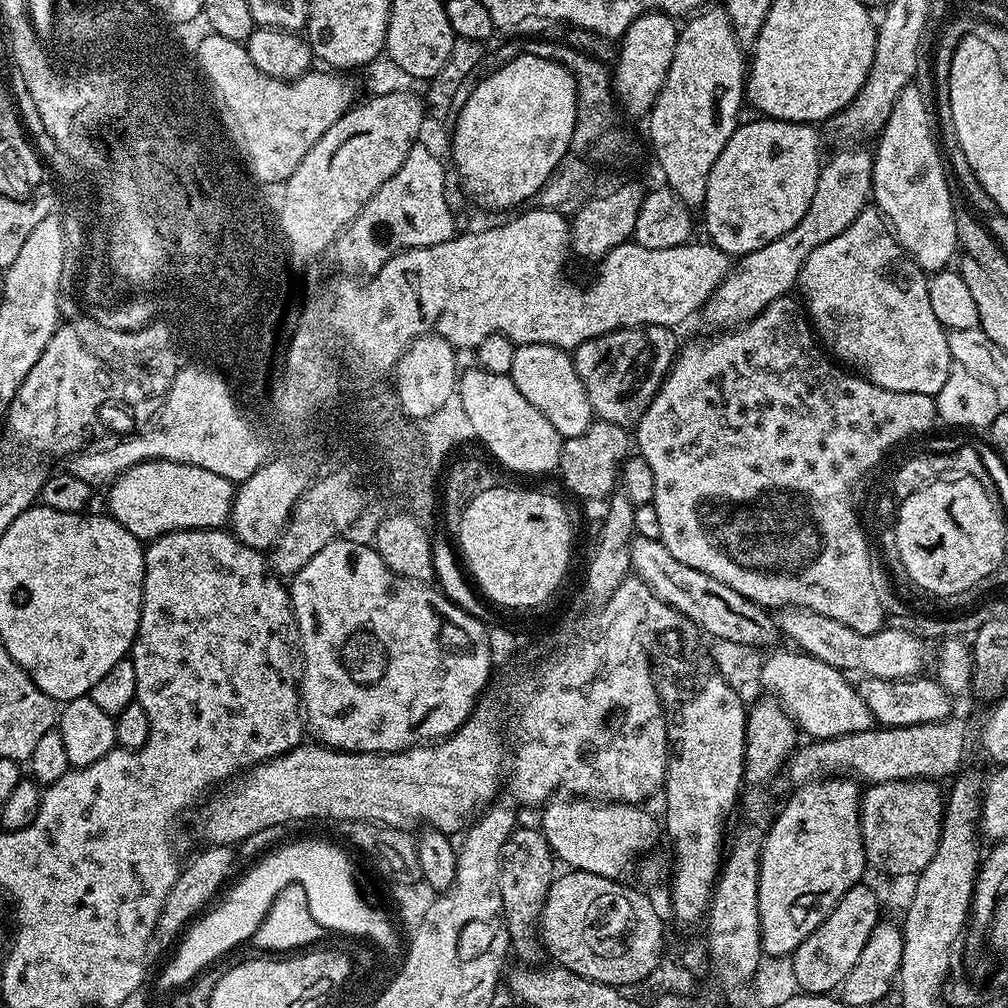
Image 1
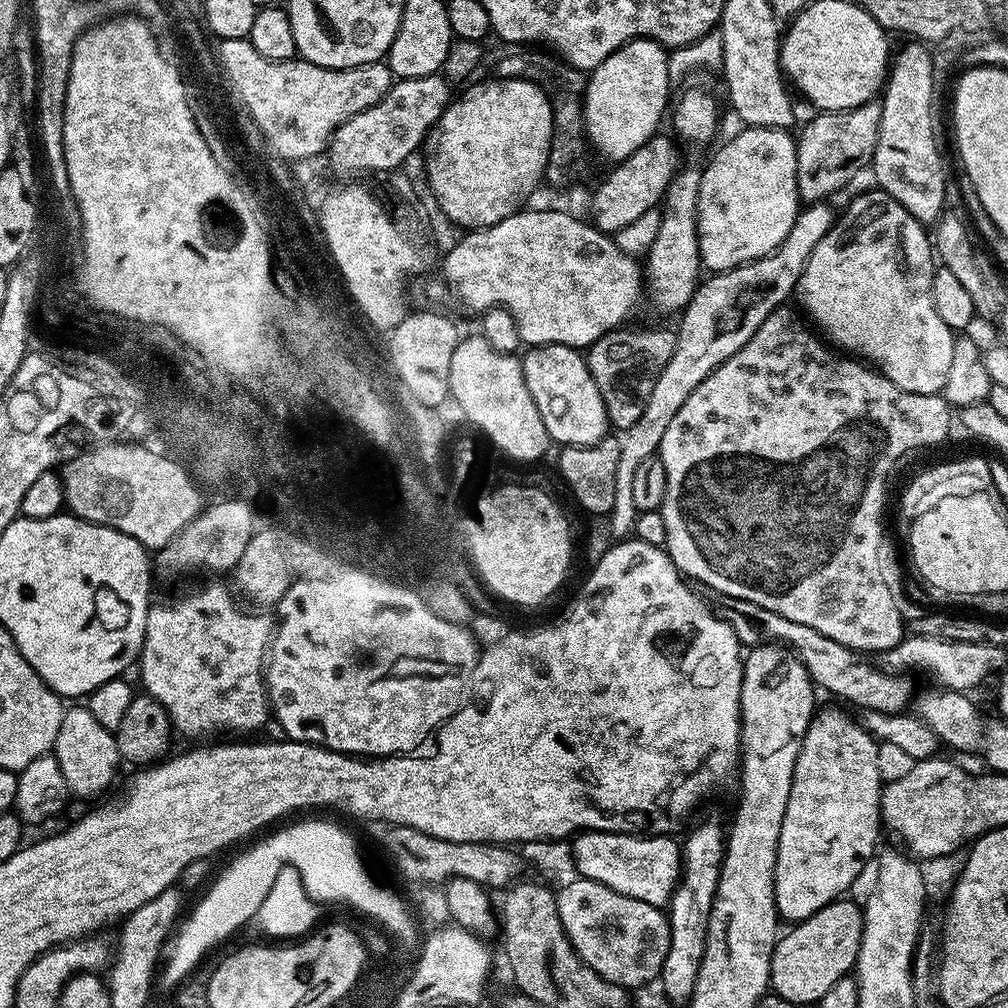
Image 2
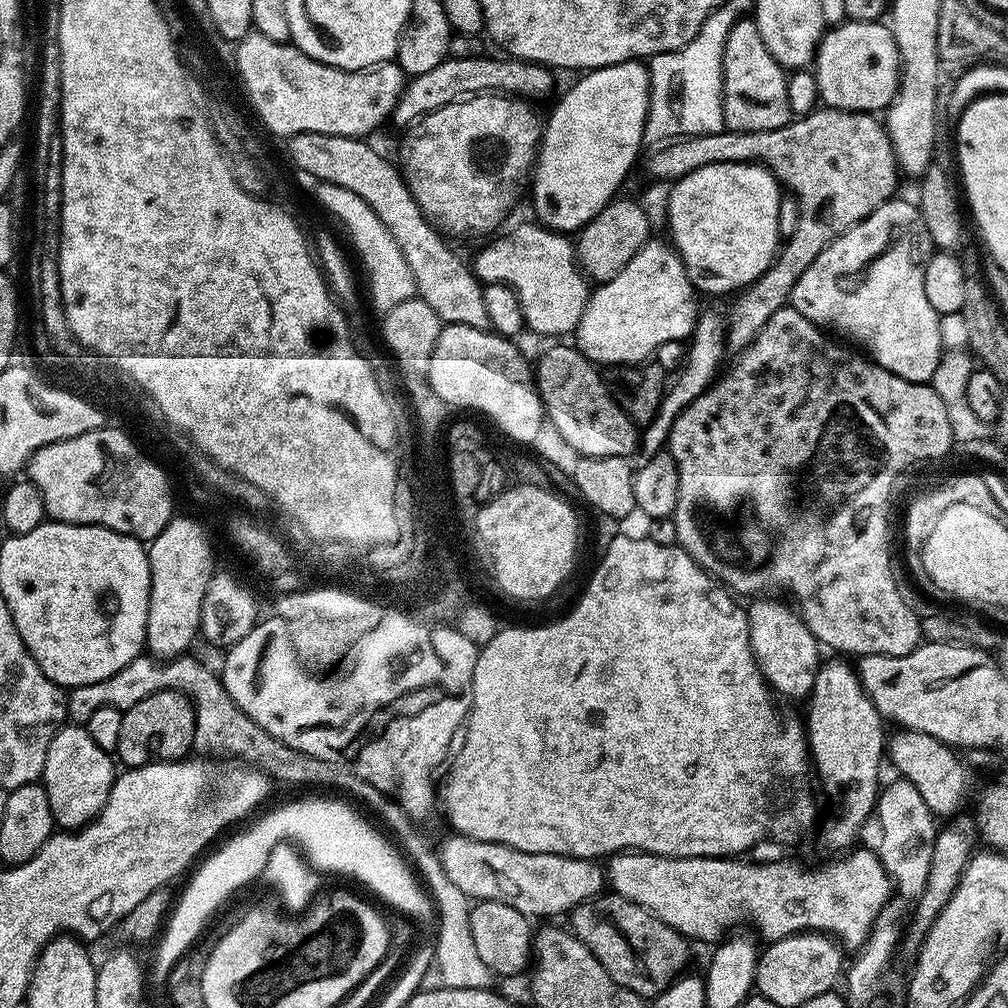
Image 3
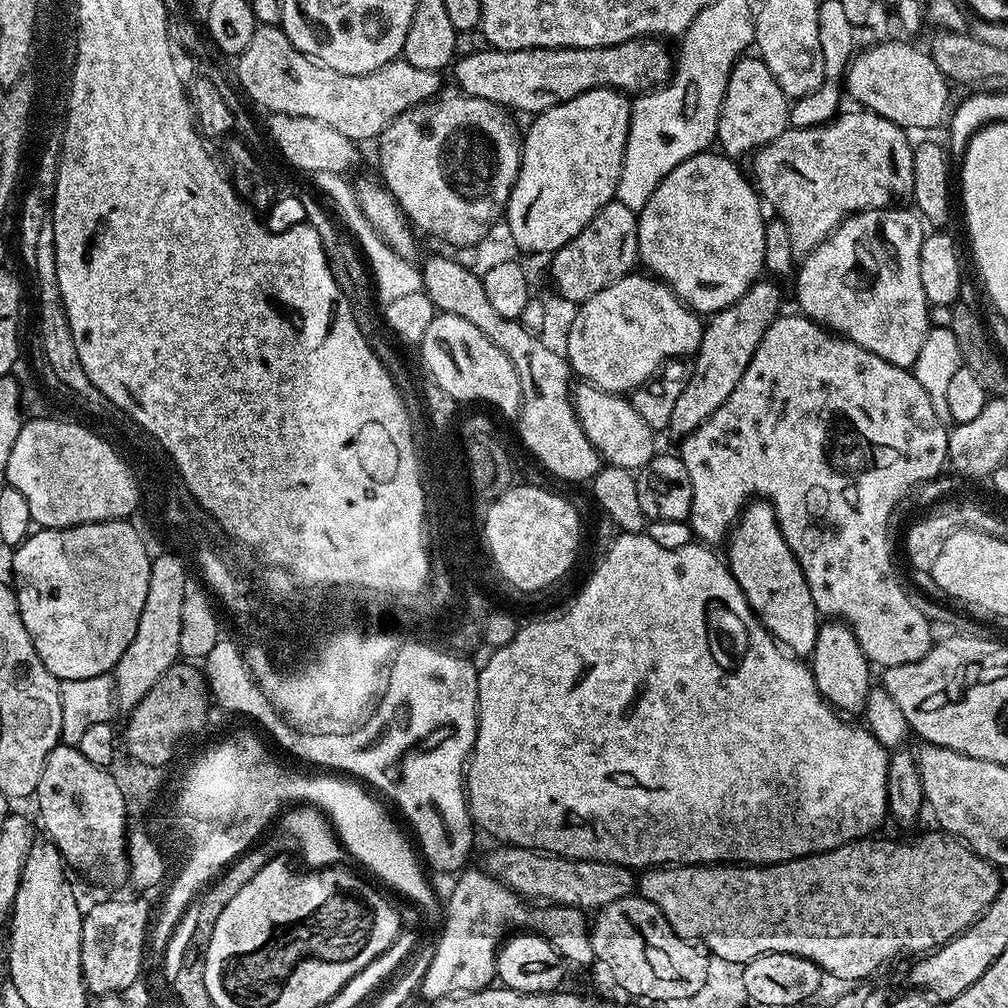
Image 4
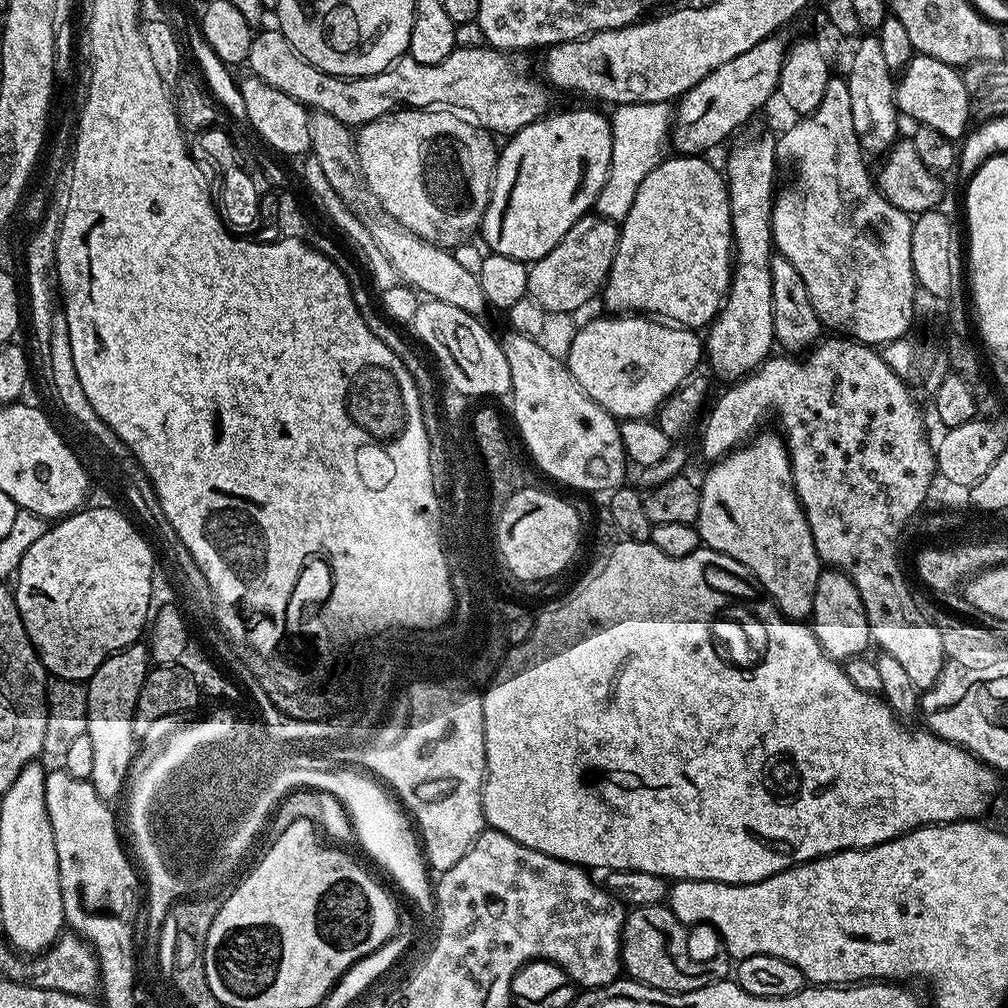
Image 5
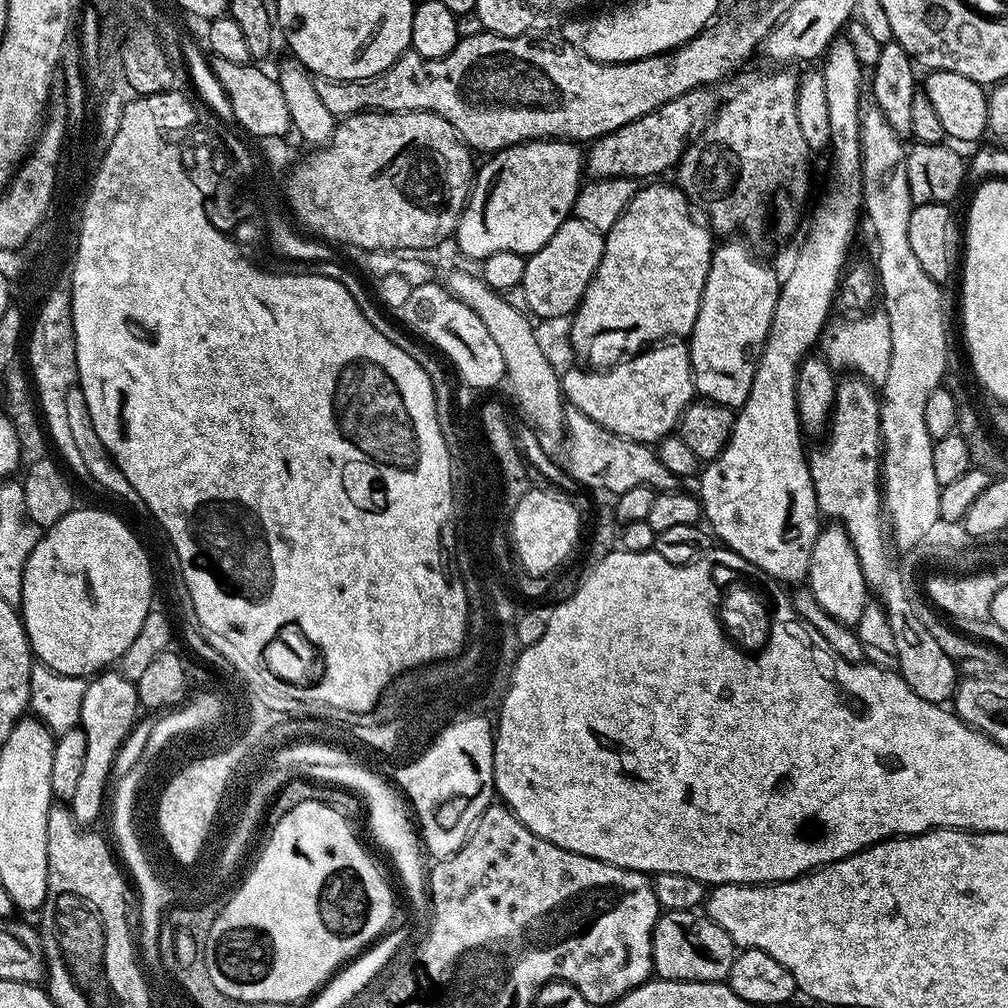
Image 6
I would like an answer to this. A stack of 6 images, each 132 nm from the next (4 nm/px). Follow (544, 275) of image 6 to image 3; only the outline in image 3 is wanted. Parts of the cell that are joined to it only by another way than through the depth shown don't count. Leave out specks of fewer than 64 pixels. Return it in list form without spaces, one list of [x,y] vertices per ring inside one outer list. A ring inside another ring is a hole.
[[[614,198],[599,212],[589,224],[584,225],[575,237],[576,259],[589,281],[602,285],[614,274],[622,274],[626,262],[638,254],[638,250],[644,247],[650,239],[648,232],[648,216],[640,204],[632,200],[620,200]]]

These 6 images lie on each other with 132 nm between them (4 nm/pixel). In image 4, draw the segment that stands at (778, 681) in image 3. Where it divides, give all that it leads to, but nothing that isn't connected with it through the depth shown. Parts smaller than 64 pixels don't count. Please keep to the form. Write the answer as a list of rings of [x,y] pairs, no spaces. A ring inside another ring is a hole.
[[[753,499],[745,507],[739,520],[730,529],[727,544],[727,566],[746,594],[748,605],[763,622],[764,629],[791,655],[797,658],[811,657],[818,627],[814,598],[810,598],[810,586],[802,574],[796,555],[784,541],[776,511],[767,499]]]

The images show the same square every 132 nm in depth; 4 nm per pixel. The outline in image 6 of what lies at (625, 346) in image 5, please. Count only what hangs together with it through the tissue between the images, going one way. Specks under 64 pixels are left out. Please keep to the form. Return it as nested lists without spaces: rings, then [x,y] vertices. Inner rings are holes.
[[[664,342],[603,370],[571,366],[562,372],[560,388],[563,399],[569,405],[572,403],[575,411],[598,422],[598,426],[627,440],[655,445],[677,431],[680,415],[694,400],[688,345],[684,342]]]

